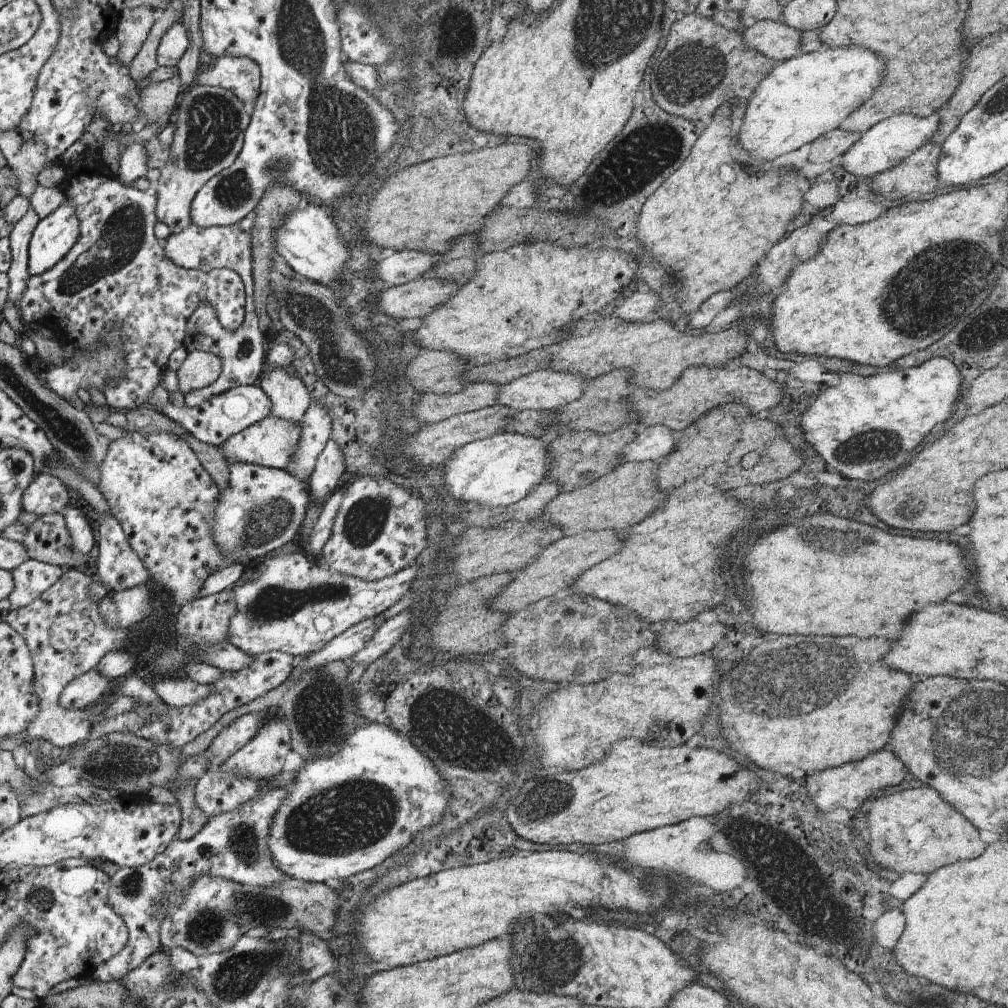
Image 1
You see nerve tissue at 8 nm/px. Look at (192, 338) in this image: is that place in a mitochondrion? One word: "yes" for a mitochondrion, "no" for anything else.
no

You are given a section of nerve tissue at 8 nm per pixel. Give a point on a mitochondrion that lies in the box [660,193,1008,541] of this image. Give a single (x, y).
(935, 284)

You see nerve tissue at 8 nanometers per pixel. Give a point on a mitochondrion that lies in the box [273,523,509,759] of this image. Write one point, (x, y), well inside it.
(321, 712)

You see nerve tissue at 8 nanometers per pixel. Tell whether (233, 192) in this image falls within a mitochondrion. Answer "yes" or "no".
yes

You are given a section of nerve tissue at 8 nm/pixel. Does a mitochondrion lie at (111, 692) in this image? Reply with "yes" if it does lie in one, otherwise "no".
no

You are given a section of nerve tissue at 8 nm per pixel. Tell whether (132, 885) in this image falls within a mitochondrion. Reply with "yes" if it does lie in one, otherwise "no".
yes

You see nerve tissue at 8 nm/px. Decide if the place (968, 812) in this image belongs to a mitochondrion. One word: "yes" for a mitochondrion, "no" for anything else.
no

